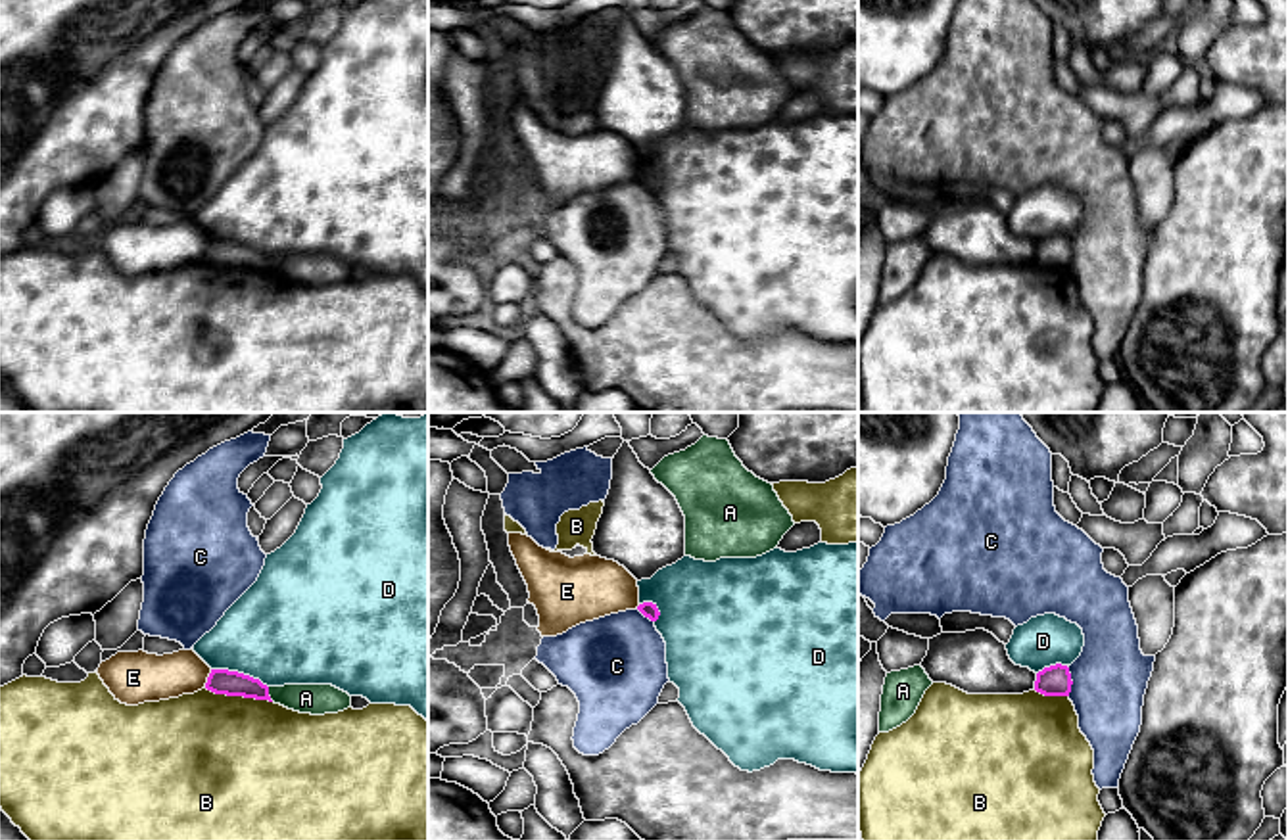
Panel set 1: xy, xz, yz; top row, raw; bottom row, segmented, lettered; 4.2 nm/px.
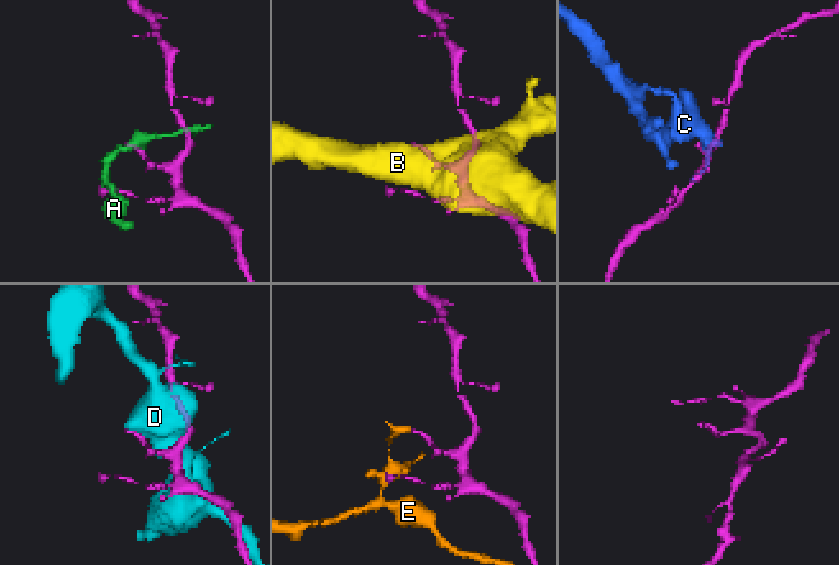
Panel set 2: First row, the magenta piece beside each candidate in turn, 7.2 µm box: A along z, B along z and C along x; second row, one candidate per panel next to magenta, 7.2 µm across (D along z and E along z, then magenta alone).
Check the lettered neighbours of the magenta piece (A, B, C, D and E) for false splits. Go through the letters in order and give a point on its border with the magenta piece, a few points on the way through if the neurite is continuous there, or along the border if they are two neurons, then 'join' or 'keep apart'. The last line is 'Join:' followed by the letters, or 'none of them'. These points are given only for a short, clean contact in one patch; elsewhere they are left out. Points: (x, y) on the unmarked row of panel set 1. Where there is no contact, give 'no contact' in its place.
A: meets magenta in xy at (267, 265); keep apart
B: meets magenta in xy at (238, 265); keep apart
C: meets magenta in yz at (1072, 252); border along yz (1066, 236), (1072, 248), (1070, 265); keep apart
D: meets magenta in xy at (240, 244); keep apart
E: meets magenta in xy at (208, 250); border along xy (212, 240), (204, 257); keep apart
Join: none of them

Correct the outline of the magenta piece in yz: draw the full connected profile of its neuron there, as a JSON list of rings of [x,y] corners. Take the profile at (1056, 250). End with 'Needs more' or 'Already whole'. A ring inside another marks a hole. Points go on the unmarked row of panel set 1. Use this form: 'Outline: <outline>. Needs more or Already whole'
Outline: [[[1056,234],[1037,244],[1035,261],[1044,267],[1069,267],[1071,255],[1069,238]]]. Already whole

